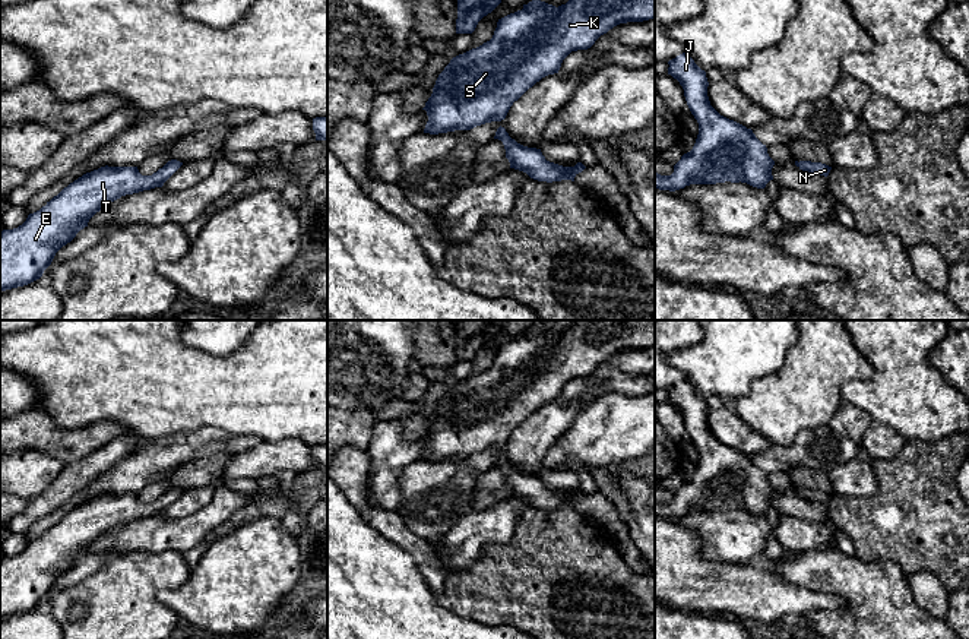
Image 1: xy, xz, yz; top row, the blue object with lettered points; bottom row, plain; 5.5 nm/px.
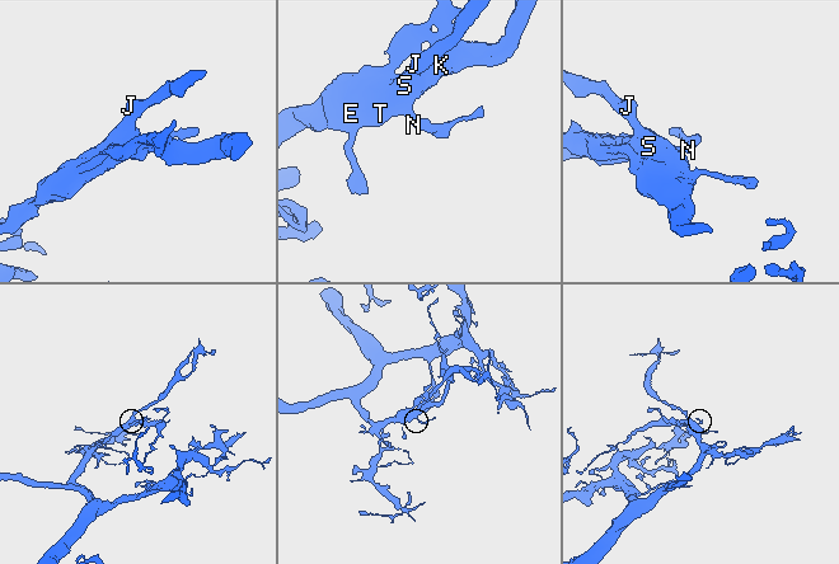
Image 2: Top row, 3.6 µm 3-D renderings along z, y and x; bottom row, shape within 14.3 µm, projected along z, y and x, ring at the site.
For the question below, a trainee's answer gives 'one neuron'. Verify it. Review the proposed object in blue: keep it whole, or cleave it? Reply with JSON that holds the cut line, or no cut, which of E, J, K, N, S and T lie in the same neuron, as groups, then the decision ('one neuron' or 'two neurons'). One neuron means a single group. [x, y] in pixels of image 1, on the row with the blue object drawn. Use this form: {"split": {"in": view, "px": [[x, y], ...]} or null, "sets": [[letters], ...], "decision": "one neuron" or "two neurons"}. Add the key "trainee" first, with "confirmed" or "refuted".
{"trainee": "confirmed", "split": null, "sets": [["E", "J", "K", "N", "S", "T"]], "decision": "one neuron"}

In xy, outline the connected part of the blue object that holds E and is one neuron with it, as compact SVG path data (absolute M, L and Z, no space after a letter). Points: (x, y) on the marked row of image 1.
M171 159L152 175L142 175L137 167L101 167L70 183L45 206L29 213L18 228L0 231L0 291L39 279L56 253L88 227L89 219L105 205L126 194L162 187L181 165L183 162Z

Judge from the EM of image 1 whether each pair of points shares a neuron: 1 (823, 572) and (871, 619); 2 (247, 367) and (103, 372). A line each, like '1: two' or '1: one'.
1: one
2: one

